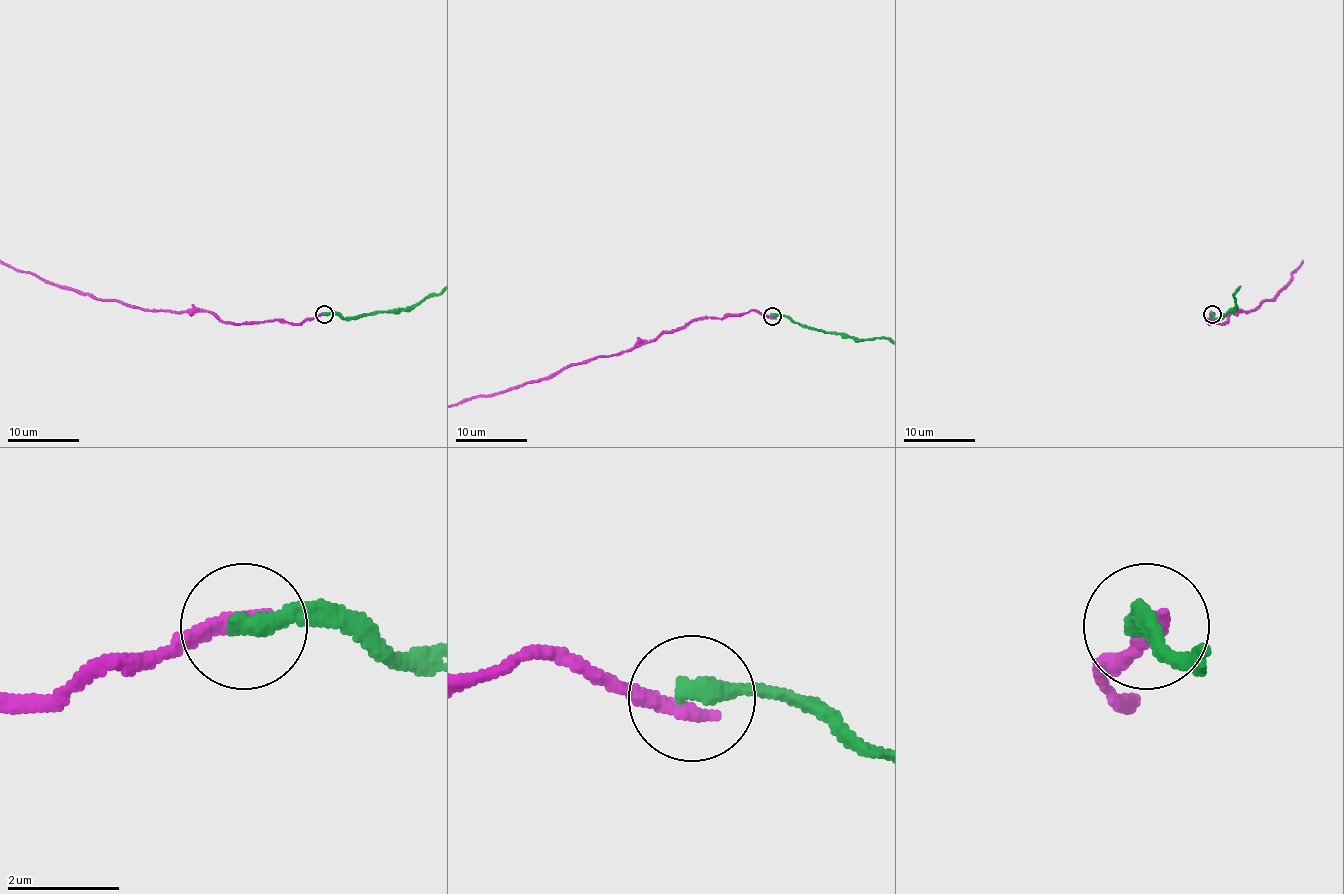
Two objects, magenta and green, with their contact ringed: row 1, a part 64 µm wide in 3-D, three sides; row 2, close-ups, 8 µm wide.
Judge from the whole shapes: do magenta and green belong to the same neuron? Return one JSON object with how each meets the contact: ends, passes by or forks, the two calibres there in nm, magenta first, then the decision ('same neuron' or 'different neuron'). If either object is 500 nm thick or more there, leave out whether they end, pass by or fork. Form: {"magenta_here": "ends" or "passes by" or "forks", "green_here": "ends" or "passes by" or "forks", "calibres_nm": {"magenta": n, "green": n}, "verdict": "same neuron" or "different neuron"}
{"magenta_here": "ends", "green_here": "ends", "calibres_nm": {"magenta": 300, "green": 360}, "verdict": "different neuron"}

